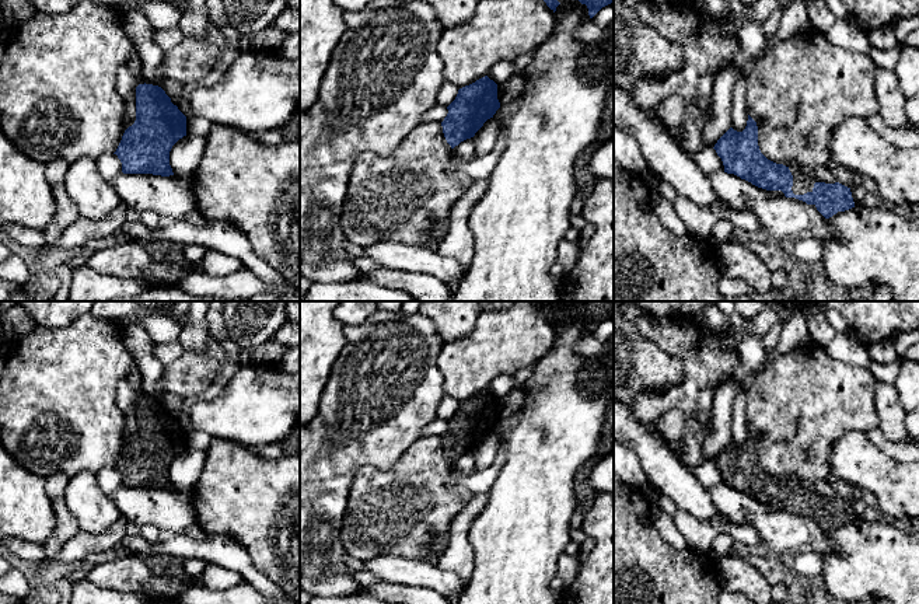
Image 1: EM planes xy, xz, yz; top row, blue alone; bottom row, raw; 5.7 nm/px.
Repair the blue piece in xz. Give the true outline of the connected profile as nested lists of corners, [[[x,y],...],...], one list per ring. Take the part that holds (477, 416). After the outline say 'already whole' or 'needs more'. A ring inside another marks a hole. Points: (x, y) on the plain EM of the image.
[[[488,390],[460,402],[441,436],[444,451],[451,462],[474,451],[499,422],[497,398]]]; already whole

